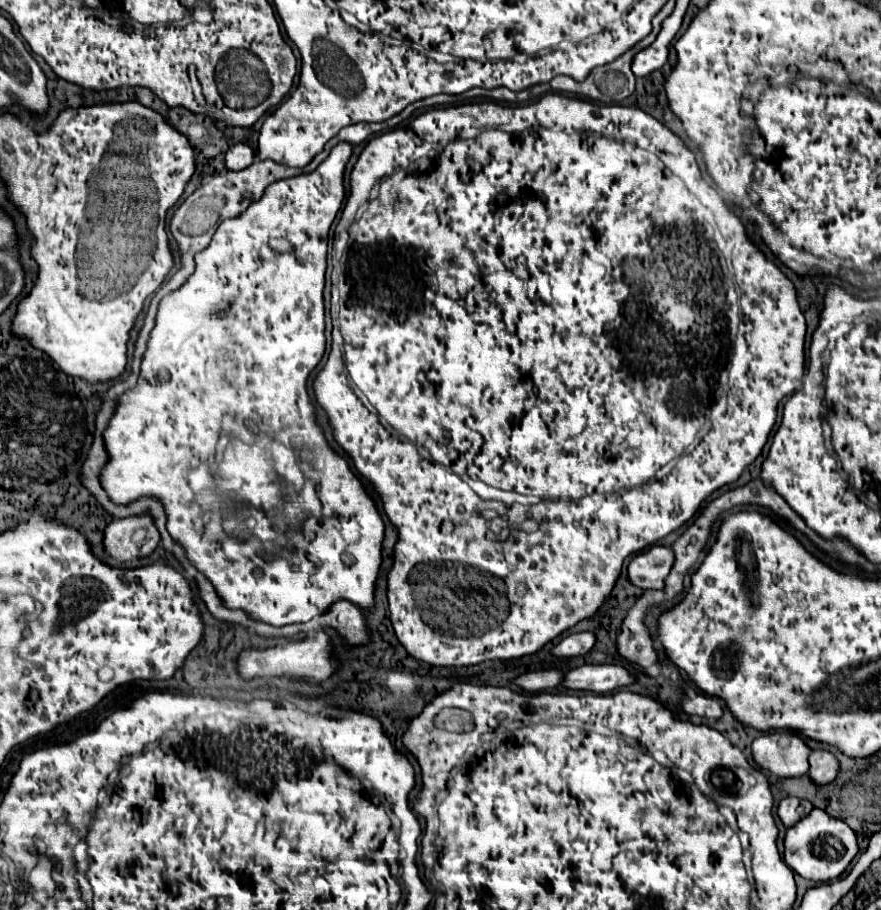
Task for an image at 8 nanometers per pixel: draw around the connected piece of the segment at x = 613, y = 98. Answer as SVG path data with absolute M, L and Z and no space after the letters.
M651 32L645 40L637 42L629 52L619 56L615 62L605 64L603 68L595 68L587 80L577 82L577 94L587 96L601 104L621 104L627 96L635 90L635 74L631 70L633 56L653 44L657 38L655 32Z

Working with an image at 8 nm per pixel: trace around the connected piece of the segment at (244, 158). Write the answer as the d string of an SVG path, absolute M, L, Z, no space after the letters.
M233 144L225 156L225 164L229 170L243 170L245 166L253 164L257 158L257 150L251 148L249 144Z

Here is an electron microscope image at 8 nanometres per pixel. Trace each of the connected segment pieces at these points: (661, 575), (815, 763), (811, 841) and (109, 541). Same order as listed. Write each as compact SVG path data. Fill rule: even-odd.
M651 546L629 562L629 580L643 590L661 590L665 588L665 578L673 568L673 560L671 548Z
M813 750L809 764L809 776L817 784L829 784L839 774L839 760L829 750Z
M815 808L809 816L799 820L799 824L787 830L783 860L789 864L789 868L793 868L803 878L825 882L841 876L851 864L851 860L857 856L857 852L859 852L857 832L849 828L843 820L829 816L821 808Z
M149 516L115 518L105 528L105 550L115 564L149 556L161 542L161 534Z

